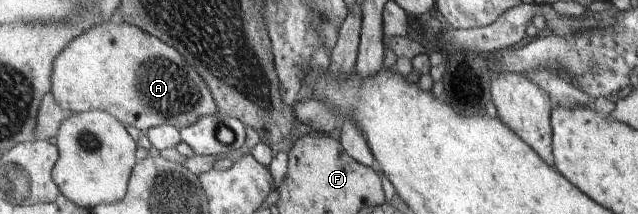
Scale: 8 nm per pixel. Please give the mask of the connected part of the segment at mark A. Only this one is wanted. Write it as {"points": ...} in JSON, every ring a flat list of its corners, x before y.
{"points":[[106,21,77,35,54,60,52,81,51,92,60,107,68,113,76,115,102,110,116,116,126,127,136,127,143,133,166,124,174,125,181,130,194,125,201,117,219,112,209,85,206,85,206,81,198,75,198,71,192,65,184,63,184,57,180,57,178,51,130,23]]}

